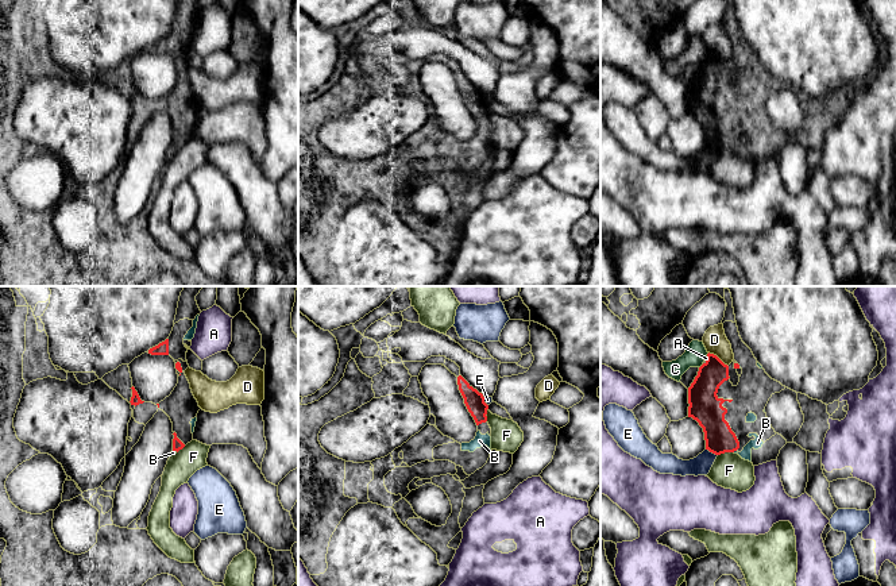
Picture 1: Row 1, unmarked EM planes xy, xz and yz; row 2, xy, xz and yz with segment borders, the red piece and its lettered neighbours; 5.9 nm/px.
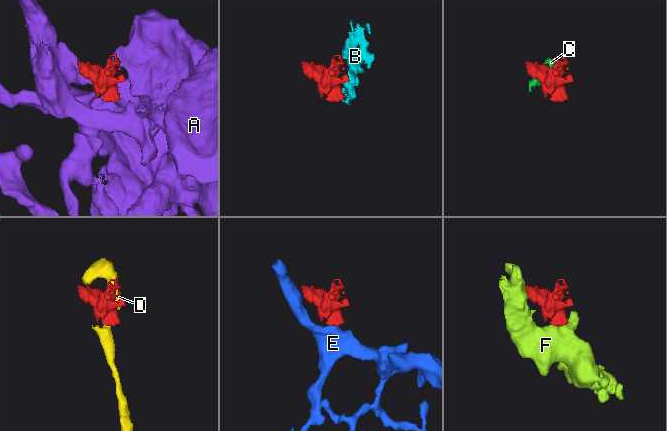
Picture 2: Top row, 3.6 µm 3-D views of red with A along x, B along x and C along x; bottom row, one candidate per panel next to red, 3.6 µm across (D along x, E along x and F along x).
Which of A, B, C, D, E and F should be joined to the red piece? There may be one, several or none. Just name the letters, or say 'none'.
B

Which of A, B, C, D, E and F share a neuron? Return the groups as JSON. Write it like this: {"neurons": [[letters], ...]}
{"neurons": [["A"], ["B"], ["C", "F"], ["D"], ["E"]]}

